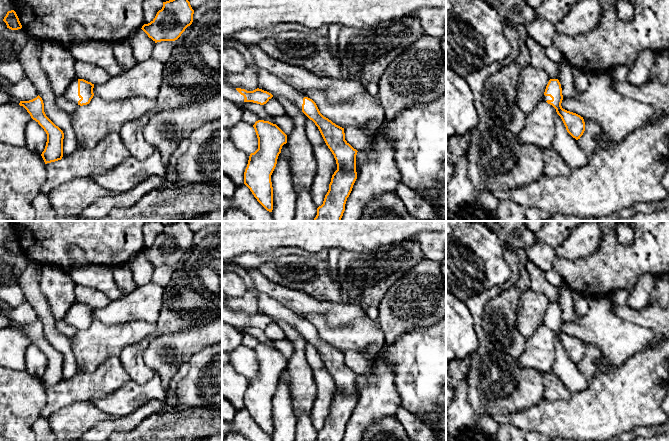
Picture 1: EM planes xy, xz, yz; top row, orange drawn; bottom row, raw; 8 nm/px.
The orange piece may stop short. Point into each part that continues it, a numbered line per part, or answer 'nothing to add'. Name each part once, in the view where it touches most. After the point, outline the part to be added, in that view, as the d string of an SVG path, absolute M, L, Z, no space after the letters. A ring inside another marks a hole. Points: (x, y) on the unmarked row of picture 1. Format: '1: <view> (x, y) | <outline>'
1: xy (71, 318) | M78 302L74 303L69 309L68 313L64 317L64 321L74 328L78 329L78 325L81 323L78 320Z
2: xz (229, 316) | M222 305L222 322L232 325L238 329L243 328L245 323L235 311L224 305Z

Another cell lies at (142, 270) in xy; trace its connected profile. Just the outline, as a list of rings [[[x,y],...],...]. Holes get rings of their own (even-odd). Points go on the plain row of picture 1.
[[[136,254],[128,263],[136,288],[152,281],[155,265],[142,254]]]

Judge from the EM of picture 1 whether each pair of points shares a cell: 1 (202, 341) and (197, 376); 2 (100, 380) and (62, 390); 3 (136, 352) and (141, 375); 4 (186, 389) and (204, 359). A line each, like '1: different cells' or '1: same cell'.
1: different cells
2: same cell
3: same cell
4: same cell

